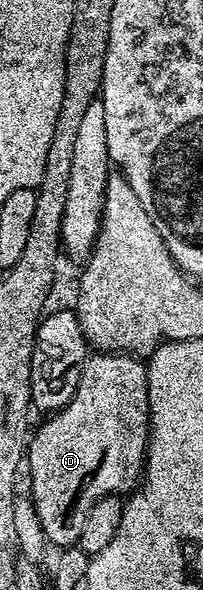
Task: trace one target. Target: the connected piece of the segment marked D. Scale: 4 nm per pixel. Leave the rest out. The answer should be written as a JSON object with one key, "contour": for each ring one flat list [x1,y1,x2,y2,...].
{"contour":[[114,352,92,353,85,365,83,365,81,384,77,388,73,400,69,402,64,410,58,410,58,412,50,415,44,422,47,423,36,434,34,431,33,437,30,439,25,451,25,466,26,469,31,469,31,488,29,488,29,495,35,503,36,514,39,517,41,528,44,530,44,536,47,538,48,543,52,547,55,546,55,548,66,548,78,543,81,532,85,528,85,520,89,517,89,508,93,508,93,504,97,504,97,500,101,500,110,494,126,495,128,492,134,491,141,481,143,463,147,461,147,435,151,432,146,365,140,359,129,354,117,354]]}

